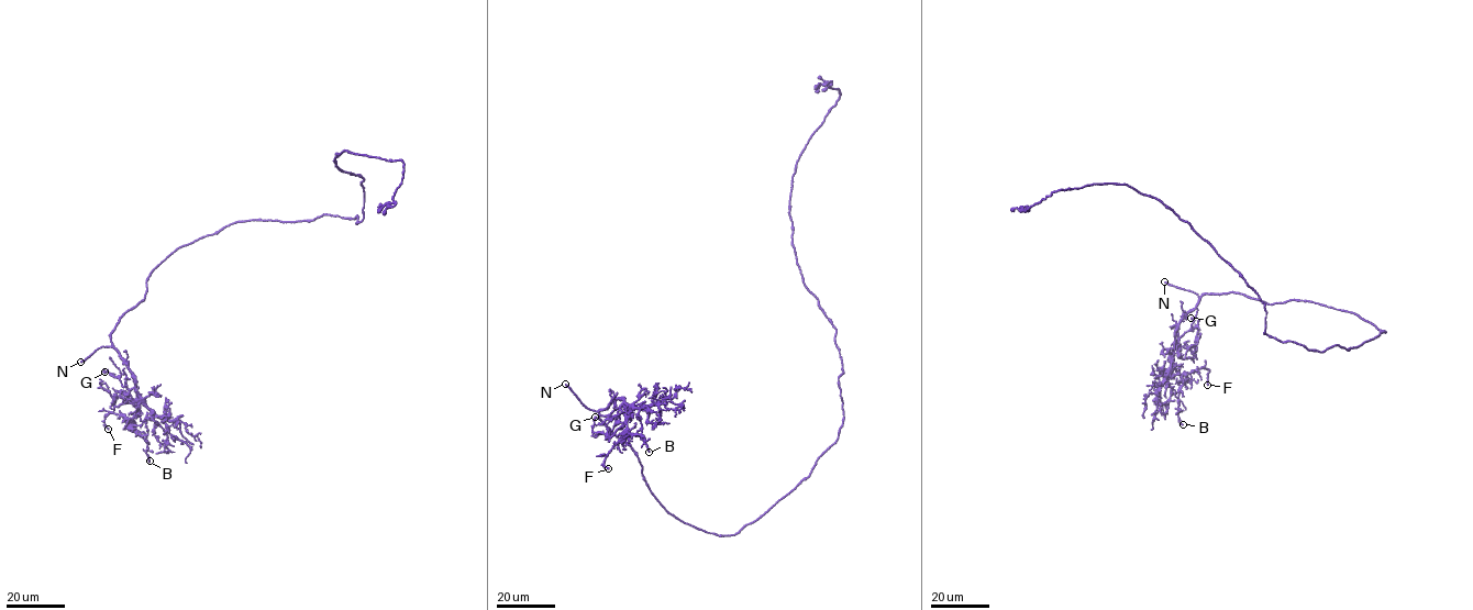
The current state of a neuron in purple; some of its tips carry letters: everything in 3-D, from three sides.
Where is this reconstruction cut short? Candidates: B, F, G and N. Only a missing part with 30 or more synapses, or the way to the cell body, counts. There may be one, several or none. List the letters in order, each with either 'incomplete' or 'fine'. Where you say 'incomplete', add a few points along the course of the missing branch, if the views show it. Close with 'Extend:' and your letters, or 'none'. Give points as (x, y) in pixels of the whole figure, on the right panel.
B: fine
F: fine
G: fine
N: incomplete | (1164, 281), (1128, 270), (1099, 284), (1075, 279), (1059, 302)
Extend: N

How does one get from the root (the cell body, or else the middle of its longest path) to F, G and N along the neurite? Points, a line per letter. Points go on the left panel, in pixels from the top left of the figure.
F: (319, 217), (231, 223), (155, 268), (143, 301), (111, 334), (135, 379), (139, 413), (106, 414), (108, 429)
G: (319, 217), (239, 221), (174, 251), (151, 274), (143, 301), (111, 334), (134, 386), (104, 372)
N: (319, 217), (239, 221), (179, 247), (151, 274), (143, 301), (121, 317), (111, 334), (112, 345), (80, 362)

